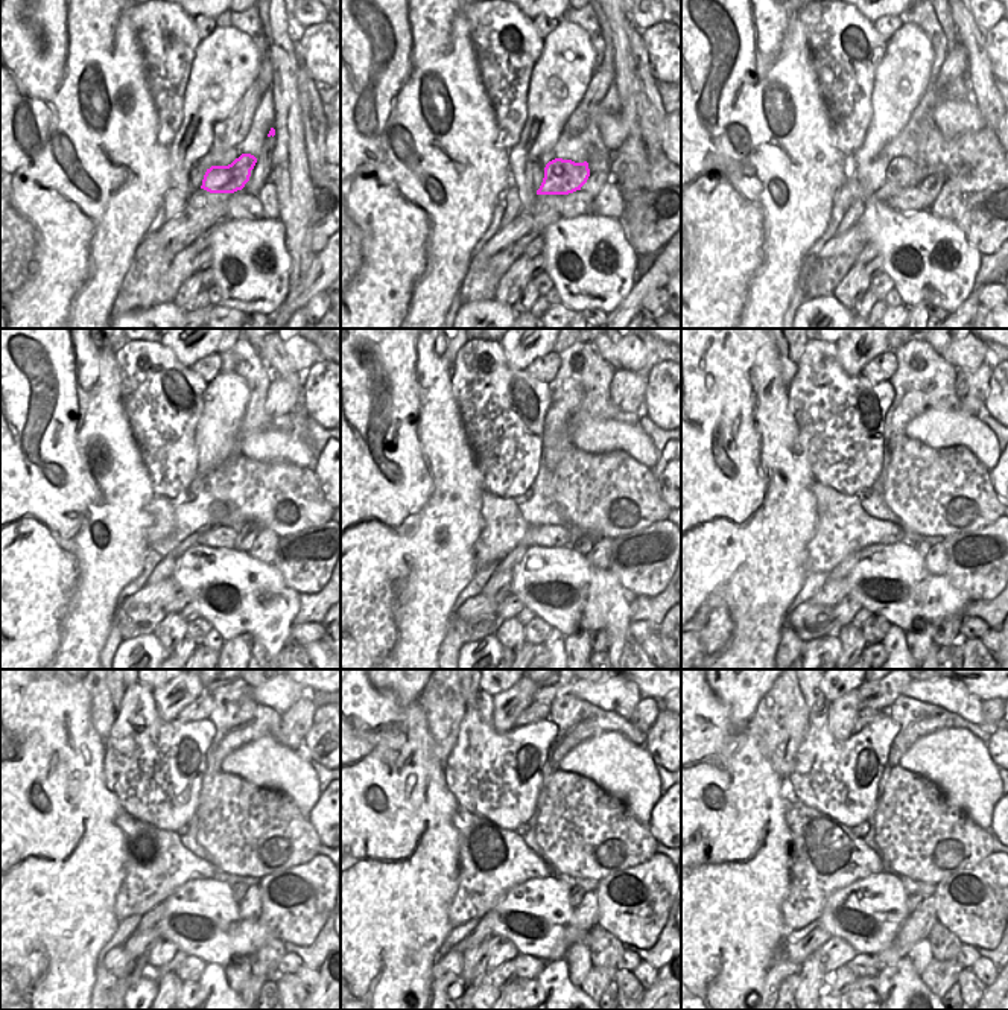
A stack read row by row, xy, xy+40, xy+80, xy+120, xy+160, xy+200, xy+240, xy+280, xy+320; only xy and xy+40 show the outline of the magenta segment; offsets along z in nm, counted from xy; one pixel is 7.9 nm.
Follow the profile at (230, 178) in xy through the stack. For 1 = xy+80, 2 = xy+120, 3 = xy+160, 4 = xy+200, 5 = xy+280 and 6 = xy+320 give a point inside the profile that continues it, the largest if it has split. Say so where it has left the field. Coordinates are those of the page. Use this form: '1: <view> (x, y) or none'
1: xy+80 (902, 172)
2: xy+120 (192, 540)
3: xy+160 (508, 563)
4: xy+200 (841, 571)
5: xy+280 (482, 931)
6: xy+320 (797, 952)

